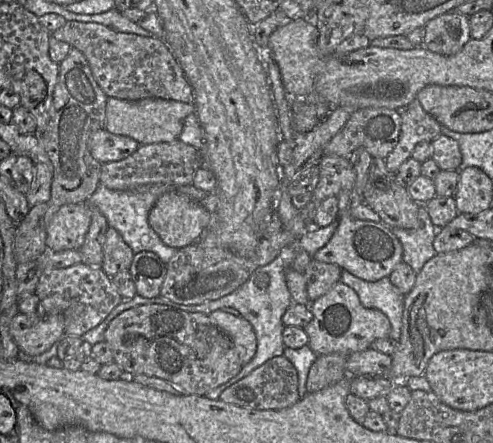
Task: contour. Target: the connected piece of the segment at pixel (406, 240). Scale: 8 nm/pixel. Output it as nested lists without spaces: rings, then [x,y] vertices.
[[[424,206],[419,209],[421,226],[418,229],[391,228],[403,248],[403,262],[417,274],[423,266],[437,255],[433,241],[439,232]]]

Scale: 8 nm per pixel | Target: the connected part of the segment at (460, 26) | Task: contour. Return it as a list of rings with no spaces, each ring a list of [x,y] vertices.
[[[458,13],[439,15],[425,26],[422,47],[434,53],[451,56],[471,39],[469,17]]]

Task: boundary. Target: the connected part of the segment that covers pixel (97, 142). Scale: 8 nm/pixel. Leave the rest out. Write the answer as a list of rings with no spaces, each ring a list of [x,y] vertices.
[[[101,128],[89,139],[89,151],[100,164],[120,161],[133,154],[140,144],[133,138],[116,135]]]

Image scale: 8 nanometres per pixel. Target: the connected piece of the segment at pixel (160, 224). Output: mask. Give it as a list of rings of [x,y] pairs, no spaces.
[[[176,192],[161,195],[148,216],[149,225],[162,242],[176,249],[198,241],[211,220],[212,214],[201,204]]]

